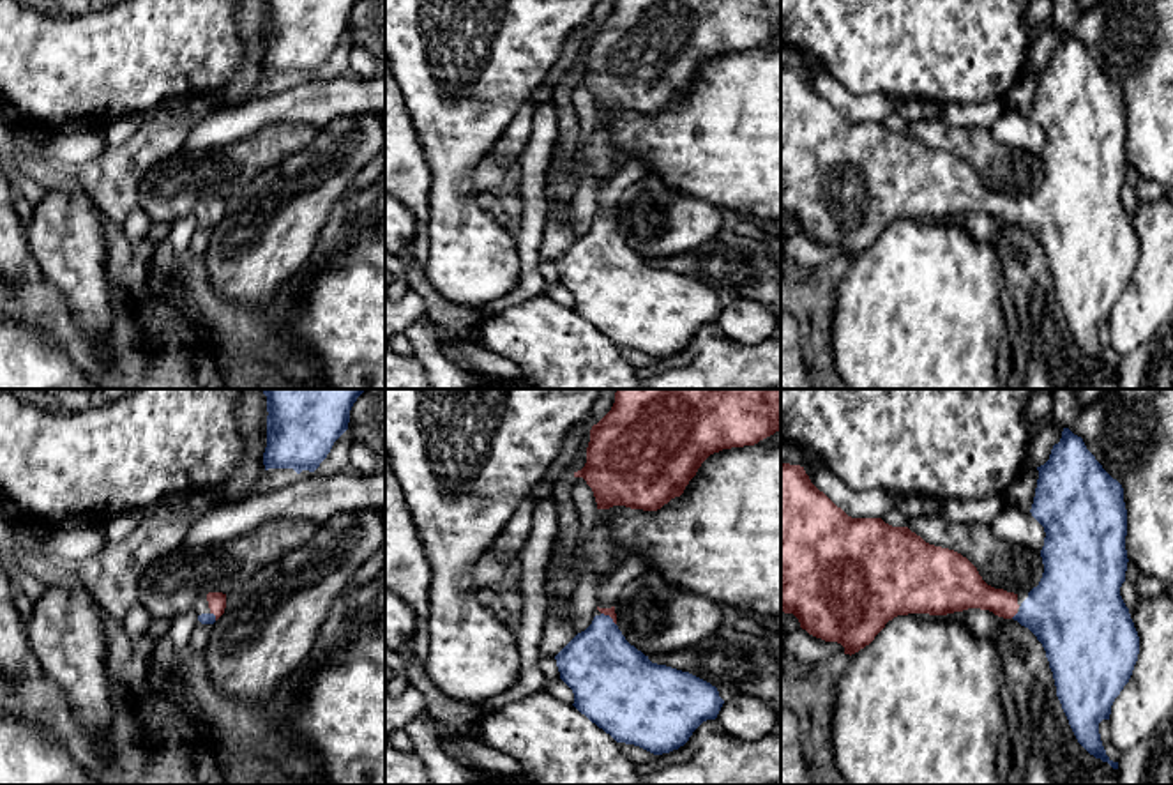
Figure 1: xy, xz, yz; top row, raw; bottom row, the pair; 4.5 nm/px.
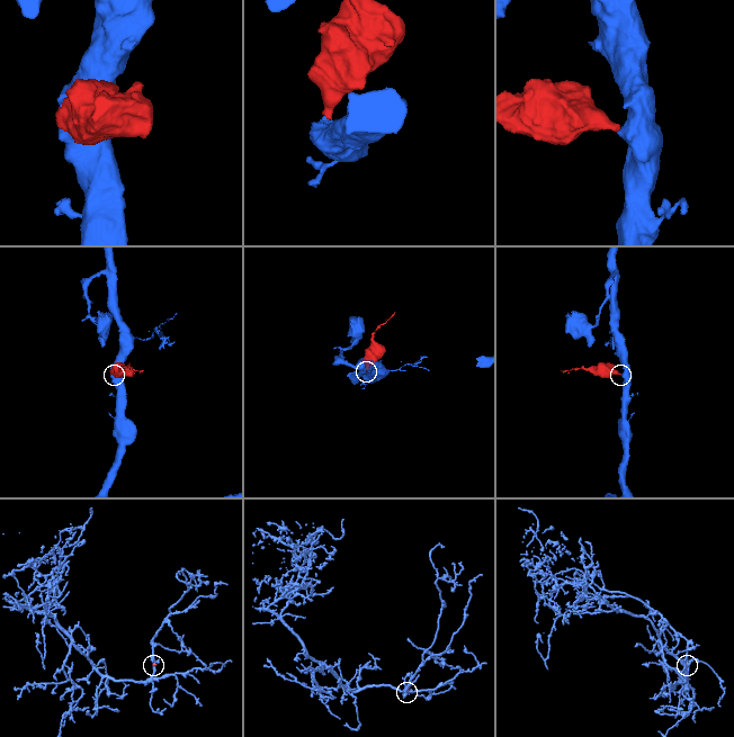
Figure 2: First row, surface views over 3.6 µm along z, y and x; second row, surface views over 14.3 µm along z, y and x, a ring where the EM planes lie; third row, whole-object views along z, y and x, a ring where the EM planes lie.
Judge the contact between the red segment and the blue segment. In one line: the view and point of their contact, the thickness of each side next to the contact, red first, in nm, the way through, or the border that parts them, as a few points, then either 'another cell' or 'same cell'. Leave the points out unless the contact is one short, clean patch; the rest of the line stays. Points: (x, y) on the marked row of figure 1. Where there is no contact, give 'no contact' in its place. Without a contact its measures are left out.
contact yz (1014, 614); calibres 170 and 380 nm; way yz (967, 589), (1000, 602), (1014, 614), (1069, 612); same cell

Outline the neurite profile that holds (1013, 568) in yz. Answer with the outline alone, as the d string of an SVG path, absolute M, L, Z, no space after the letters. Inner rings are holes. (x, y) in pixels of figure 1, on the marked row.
M926 514L906 527L926 543L966 557L995 589L1030 592L1042 578L1041 552L998 539L989 523L952 523L943 514Z

